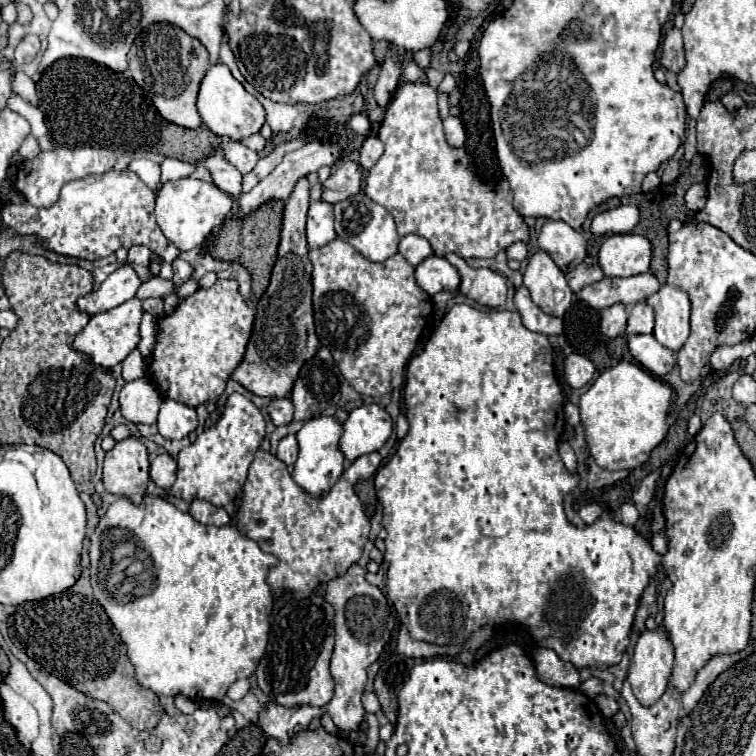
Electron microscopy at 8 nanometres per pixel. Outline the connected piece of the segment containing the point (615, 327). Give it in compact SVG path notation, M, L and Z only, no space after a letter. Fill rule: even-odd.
M616 303L616 305L608 307L608 309L604 309L600 329L608 337L624 335L624 331L626 331L626 311L624 311L622 303Z

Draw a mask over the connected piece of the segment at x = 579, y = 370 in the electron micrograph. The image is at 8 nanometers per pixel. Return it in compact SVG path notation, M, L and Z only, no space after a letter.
M572 353L564 361L564 377L570 383L570 387L574 387L574 389L580 389L580 387L588 385L594 377L594 371L596 369L594 369L592 361L584 355Z

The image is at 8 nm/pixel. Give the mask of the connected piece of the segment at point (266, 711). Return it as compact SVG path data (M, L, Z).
M274 701L262 707L258 725L263 729L268 737L276 739L282 746L290 742L292 729L296 725L310 724L312 717L322 715L322 709L316 709L308 705L300 707L278 707Z

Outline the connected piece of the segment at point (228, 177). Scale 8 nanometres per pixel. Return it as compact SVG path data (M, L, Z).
M210 155L208 159L204 159L202 165L208 169L208 173L212 175L212 181L218 189L222 189L234 197L240 195L242 175L228 161L224 161L220 155Z

